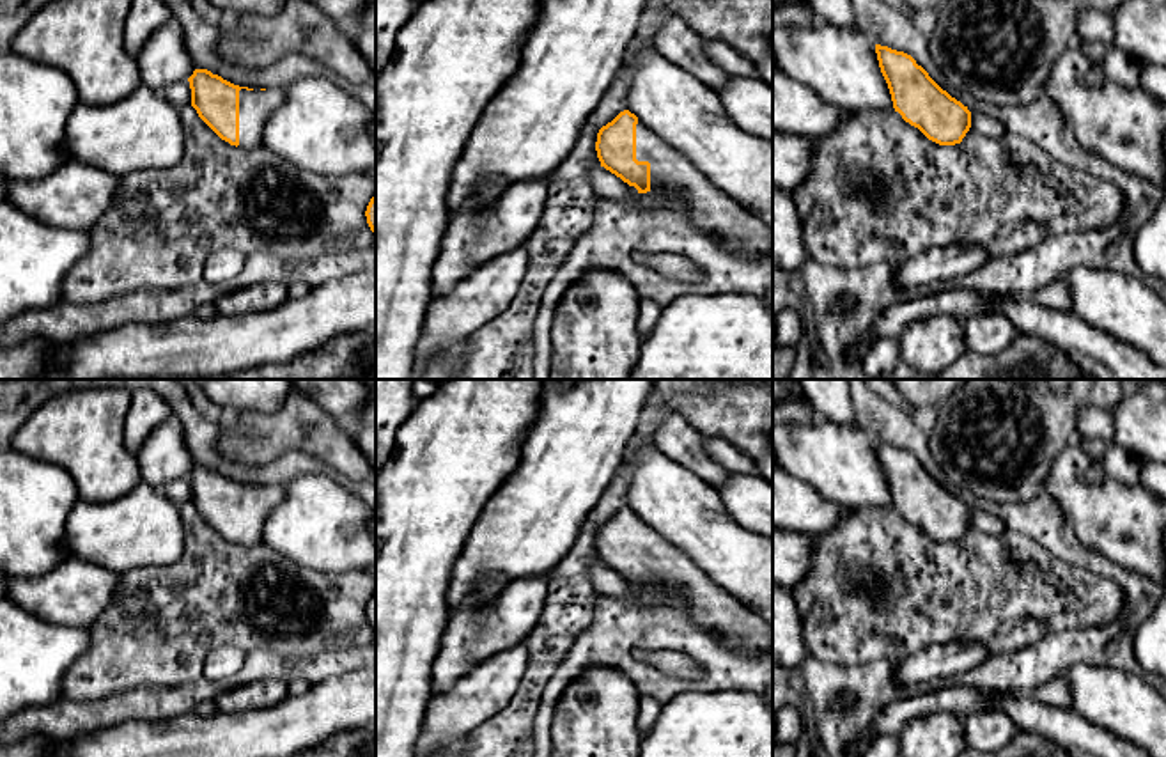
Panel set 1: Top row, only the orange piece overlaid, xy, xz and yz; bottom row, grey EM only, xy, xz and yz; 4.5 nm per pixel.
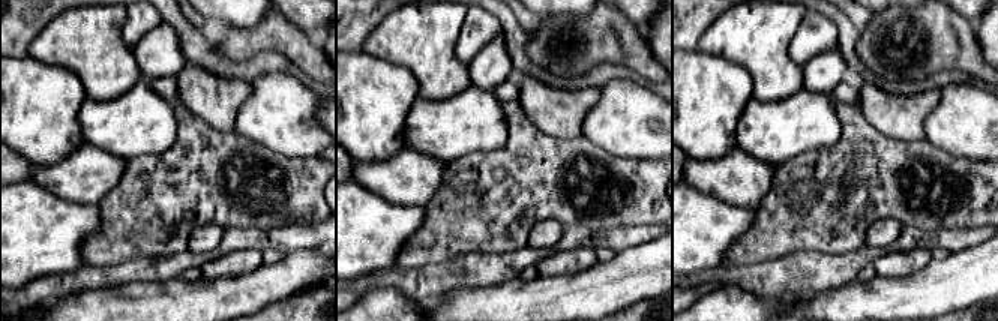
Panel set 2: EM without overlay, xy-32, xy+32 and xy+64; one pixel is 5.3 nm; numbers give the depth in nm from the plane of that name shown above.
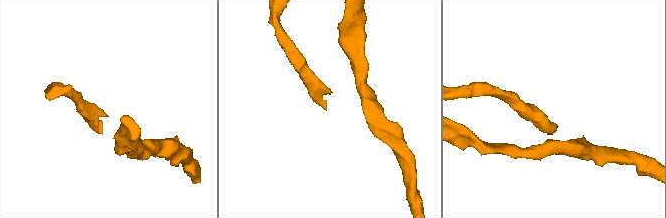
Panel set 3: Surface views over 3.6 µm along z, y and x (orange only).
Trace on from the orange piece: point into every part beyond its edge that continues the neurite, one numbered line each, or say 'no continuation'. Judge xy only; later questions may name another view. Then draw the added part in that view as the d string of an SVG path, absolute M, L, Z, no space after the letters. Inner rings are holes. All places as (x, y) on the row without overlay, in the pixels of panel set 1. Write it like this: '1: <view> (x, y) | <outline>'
1: xy (256, 504) | M284 486L239 488L239 544L255 546L262 542L262 527L282 500Z

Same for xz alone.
1: xz (711, 607) | M640 518L636 557L650 560L650 589L661 589L670 605L680 606L698 626L732 649L773 651L773 626L718 587L684 551Z

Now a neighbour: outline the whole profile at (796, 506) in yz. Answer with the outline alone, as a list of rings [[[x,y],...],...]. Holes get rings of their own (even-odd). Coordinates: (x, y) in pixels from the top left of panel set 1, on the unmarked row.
[[[773,468],[773,527],[805,535],[826,534],[854,511],[828,502],[815,488]]]

